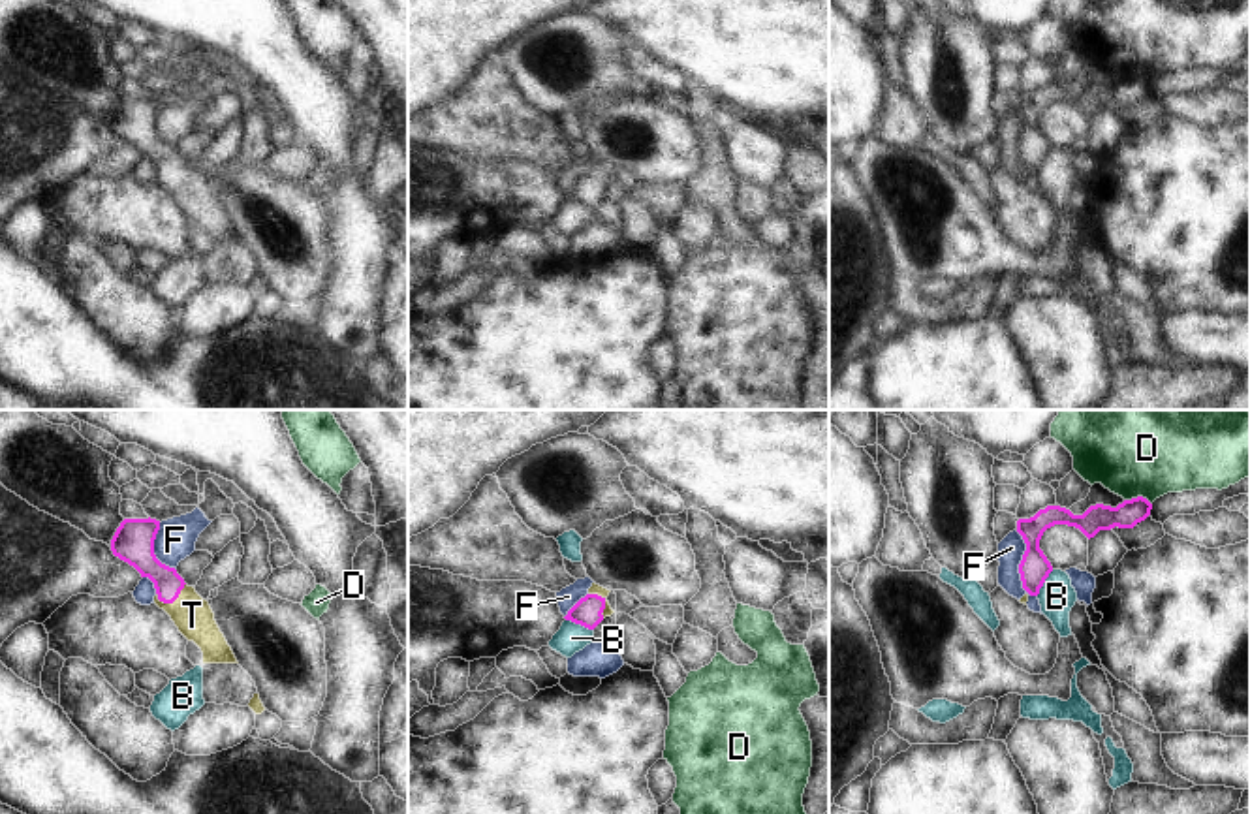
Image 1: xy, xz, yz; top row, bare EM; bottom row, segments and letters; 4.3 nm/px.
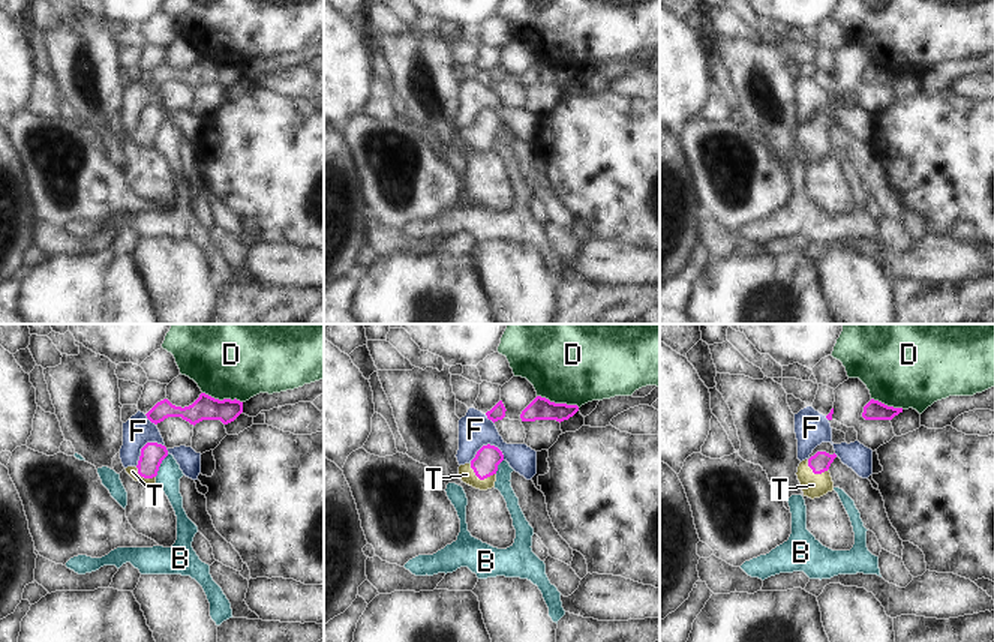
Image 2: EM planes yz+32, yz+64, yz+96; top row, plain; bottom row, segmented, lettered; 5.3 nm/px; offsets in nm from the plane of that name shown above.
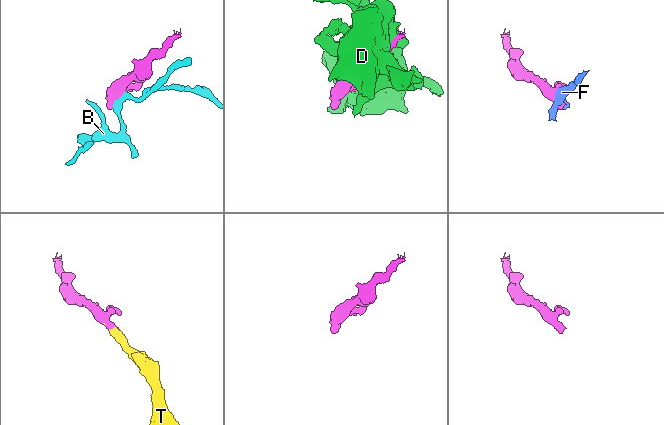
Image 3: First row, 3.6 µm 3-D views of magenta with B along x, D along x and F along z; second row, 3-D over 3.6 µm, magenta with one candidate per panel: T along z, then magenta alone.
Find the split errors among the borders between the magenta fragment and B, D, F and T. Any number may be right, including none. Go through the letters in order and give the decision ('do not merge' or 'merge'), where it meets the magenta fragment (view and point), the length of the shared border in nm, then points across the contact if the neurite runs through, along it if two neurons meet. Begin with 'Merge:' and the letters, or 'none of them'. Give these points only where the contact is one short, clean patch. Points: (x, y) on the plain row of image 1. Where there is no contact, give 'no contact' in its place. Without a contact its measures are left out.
Merge: T
B: do not merge | xz (579, 202) | 130 nm | along xz (566, 198), (593, 209)
D: do not merge | yz (1138, 76) | 120 nm
F: do not merge | yz (1019, 145) | 300 nm | along yz (1015, 109), (1025, 123), (1019, 158), (1036, 175)
T: merge | xy (173, 179) | 140 nm | across xy (140, 132), (170, 164), (173, 179), (192, 194)

